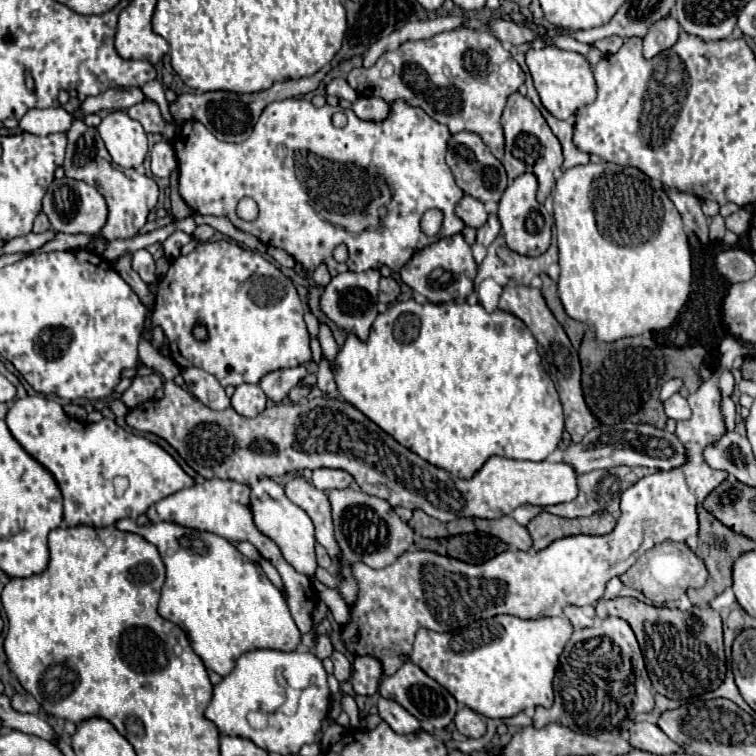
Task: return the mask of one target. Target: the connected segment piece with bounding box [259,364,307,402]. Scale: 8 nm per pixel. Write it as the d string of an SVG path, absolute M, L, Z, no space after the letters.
M301 364L301 366L295 366L295 368L283 368L283 370L275 370L275 372L269 372L267 376L261 378L259 386L263 388L265 396L273 402L281 402L291 388L299 386L307 376L307 368Z

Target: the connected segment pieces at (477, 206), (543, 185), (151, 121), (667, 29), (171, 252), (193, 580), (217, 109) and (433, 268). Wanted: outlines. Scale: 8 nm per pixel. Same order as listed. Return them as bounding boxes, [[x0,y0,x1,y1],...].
[[455,194,489,228],[501,92,563,204],[127,100,173,138],[643,18,679,58],[163,230,191,260],[115,518,301,676],[171,72,325,142],[399,234,477,304]]

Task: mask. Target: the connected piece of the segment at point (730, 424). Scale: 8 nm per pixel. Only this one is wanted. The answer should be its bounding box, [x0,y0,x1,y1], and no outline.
[721,396,735,430]

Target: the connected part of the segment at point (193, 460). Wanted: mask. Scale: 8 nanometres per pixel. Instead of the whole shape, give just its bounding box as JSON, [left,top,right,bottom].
[125,337,579,522]

